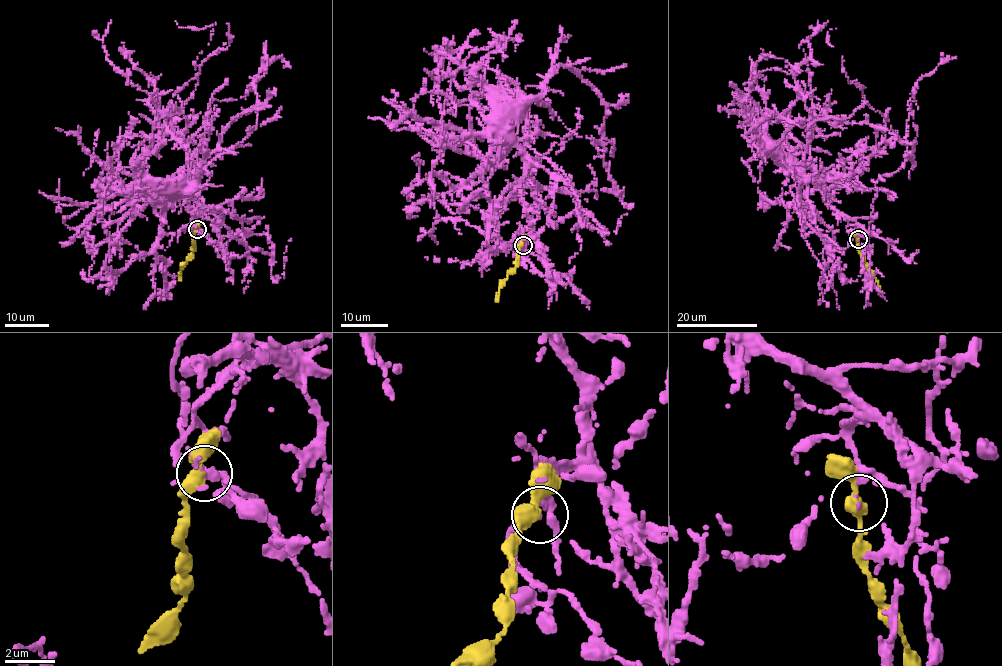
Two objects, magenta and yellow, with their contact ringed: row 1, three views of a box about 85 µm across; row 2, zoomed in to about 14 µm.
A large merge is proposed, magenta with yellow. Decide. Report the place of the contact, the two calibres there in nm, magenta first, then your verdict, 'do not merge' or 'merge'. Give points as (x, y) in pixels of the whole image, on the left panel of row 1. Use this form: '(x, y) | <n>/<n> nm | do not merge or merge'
(197, 229) | 100/380 nm | do not merge

